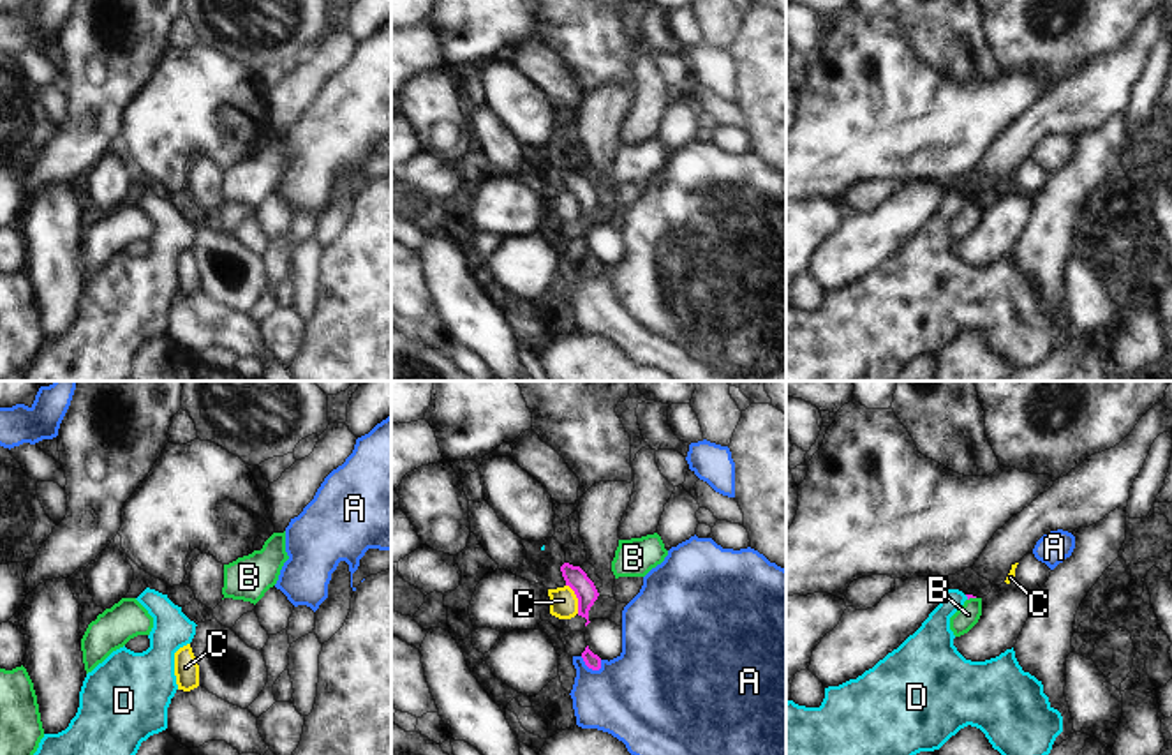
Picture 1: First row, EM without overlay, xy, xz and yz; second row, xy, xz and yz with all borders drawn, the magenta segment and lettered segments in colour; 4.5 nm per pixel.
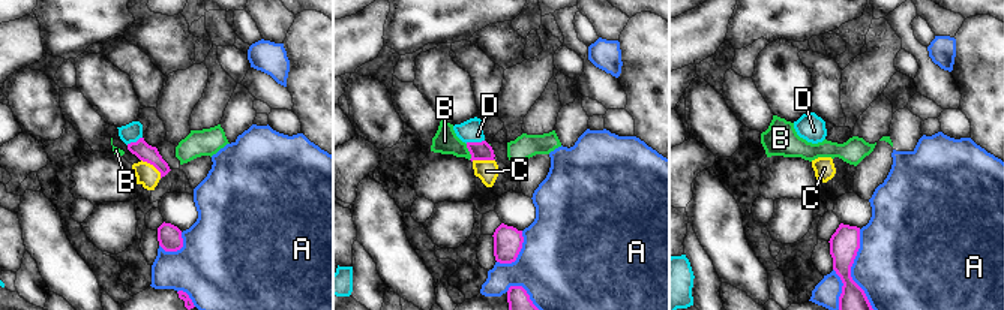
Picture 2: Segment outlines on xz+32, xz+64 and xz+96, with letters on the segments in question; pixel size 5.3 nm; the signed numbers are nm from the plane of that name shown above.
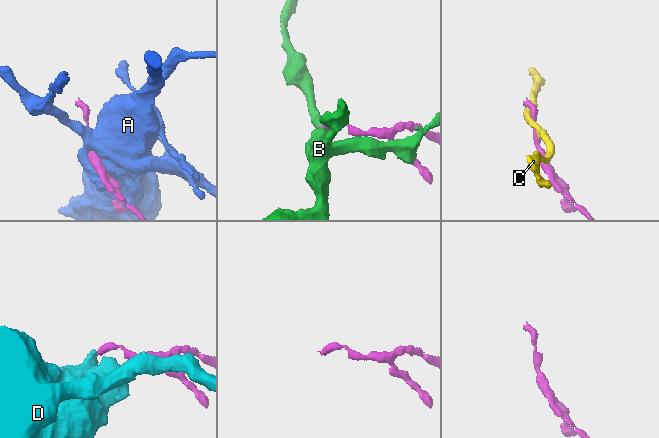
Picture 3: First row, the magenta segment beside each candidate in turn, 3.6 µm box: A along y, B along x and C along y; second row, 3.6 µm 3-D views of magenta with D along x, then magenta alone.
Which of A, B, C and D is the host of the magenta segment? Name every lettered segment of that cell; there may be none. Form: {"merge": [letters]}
{"merge": ["D"]}

